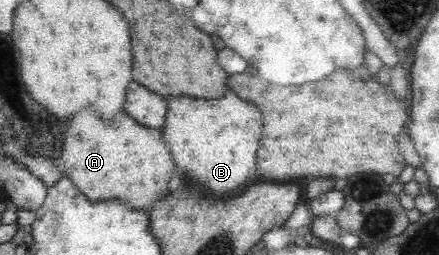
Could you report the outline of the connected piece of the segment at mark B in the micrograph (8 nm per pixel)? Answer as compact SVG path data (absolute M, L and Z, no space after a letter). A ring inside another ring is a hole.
M135 82L127 90L125 111L143 127L162 132L174 164L188 186L199 189L209 199L225 200L239 196L253 182L263 130L261 111L255 104L239 100L229 92L219 100L169 98L167 106L161 96L147 92Z

